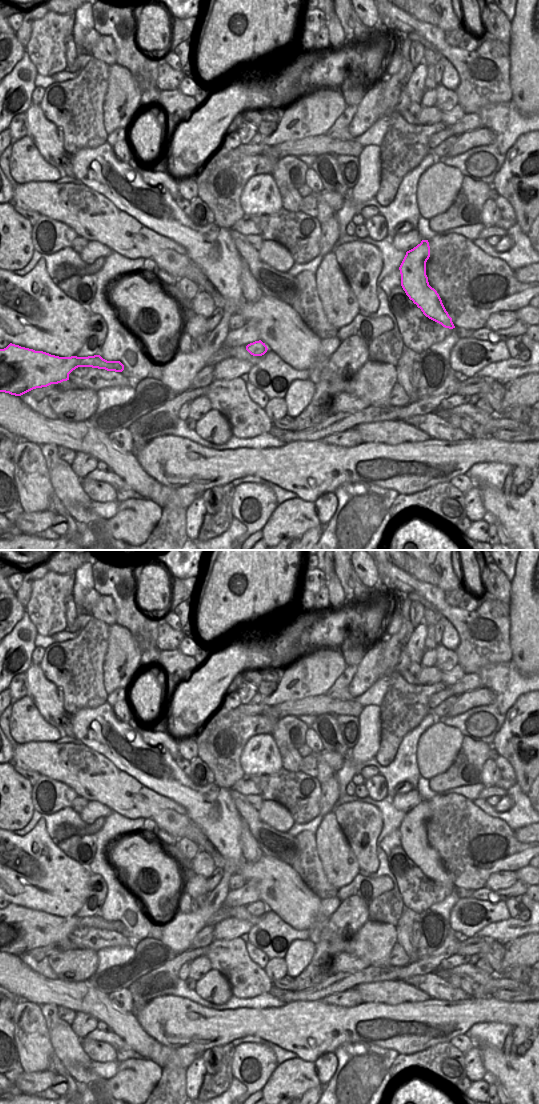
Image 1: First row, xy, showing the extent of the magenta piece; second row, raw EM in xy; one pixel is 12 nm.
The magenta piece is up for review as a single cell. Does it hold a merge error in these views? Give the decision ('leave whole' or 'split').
leave whole

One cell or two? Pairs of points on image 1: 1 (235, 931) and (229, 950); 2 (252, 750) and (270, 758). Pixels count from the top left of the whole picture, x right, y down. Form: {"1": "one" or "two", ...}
{"1": "two", "2": "one"}

